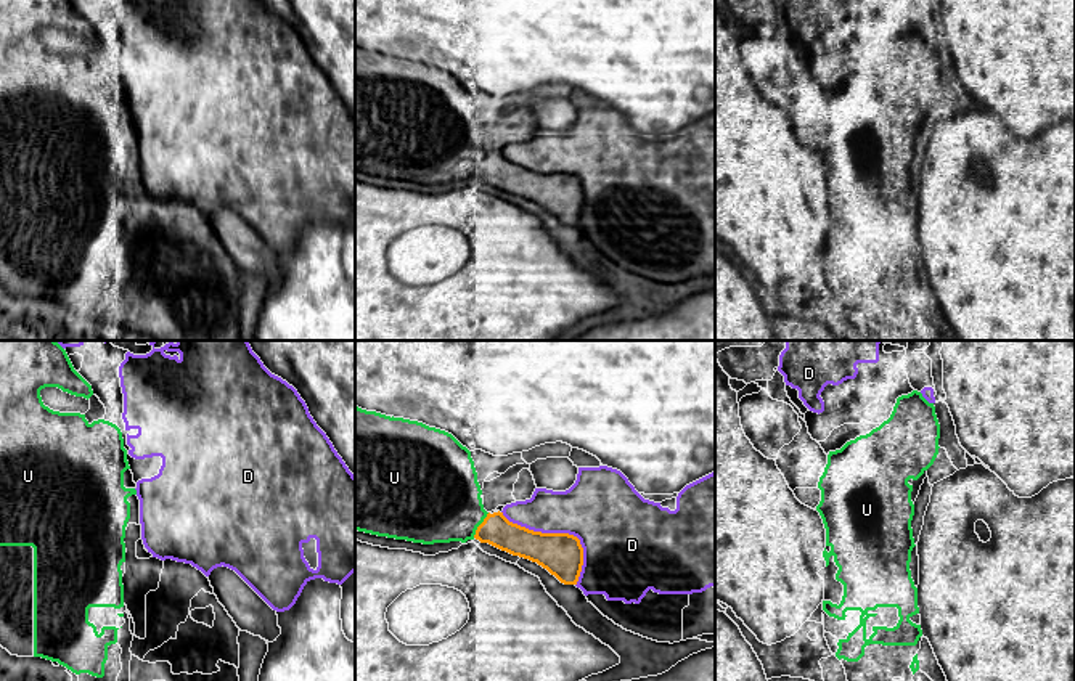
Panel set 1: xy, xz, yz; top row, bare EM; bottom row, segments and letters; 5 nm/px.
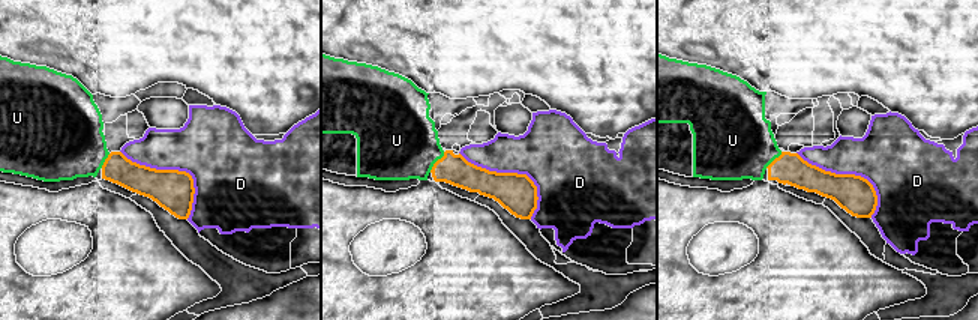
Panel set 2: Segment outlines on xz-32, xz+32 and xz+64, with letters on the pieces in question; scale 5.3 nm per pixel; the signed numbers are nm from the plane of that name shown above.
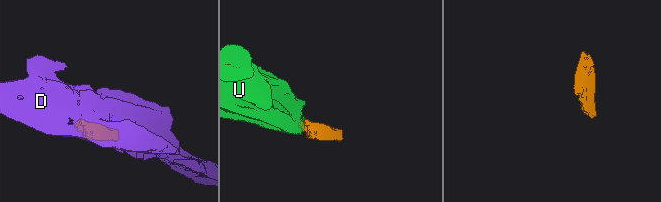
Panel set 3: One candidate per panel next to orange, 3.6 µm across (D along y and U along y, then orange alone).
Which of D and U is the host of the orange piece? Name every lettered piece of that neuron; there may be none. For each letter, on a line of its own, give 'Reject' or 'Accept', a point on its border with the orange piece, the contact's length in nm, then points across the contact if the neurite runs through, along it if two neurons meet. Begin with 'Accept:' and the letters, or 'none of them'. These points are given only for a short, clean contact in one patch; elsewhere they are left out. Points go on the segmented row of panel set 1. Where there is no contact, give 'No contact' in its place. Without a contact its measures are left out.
Accept: U
D: Reject. Touches orange at xz (561, 534). Shared border 550 nm
U: Accept. Touches orange at xz (479, 526). Shared border 150 nm

